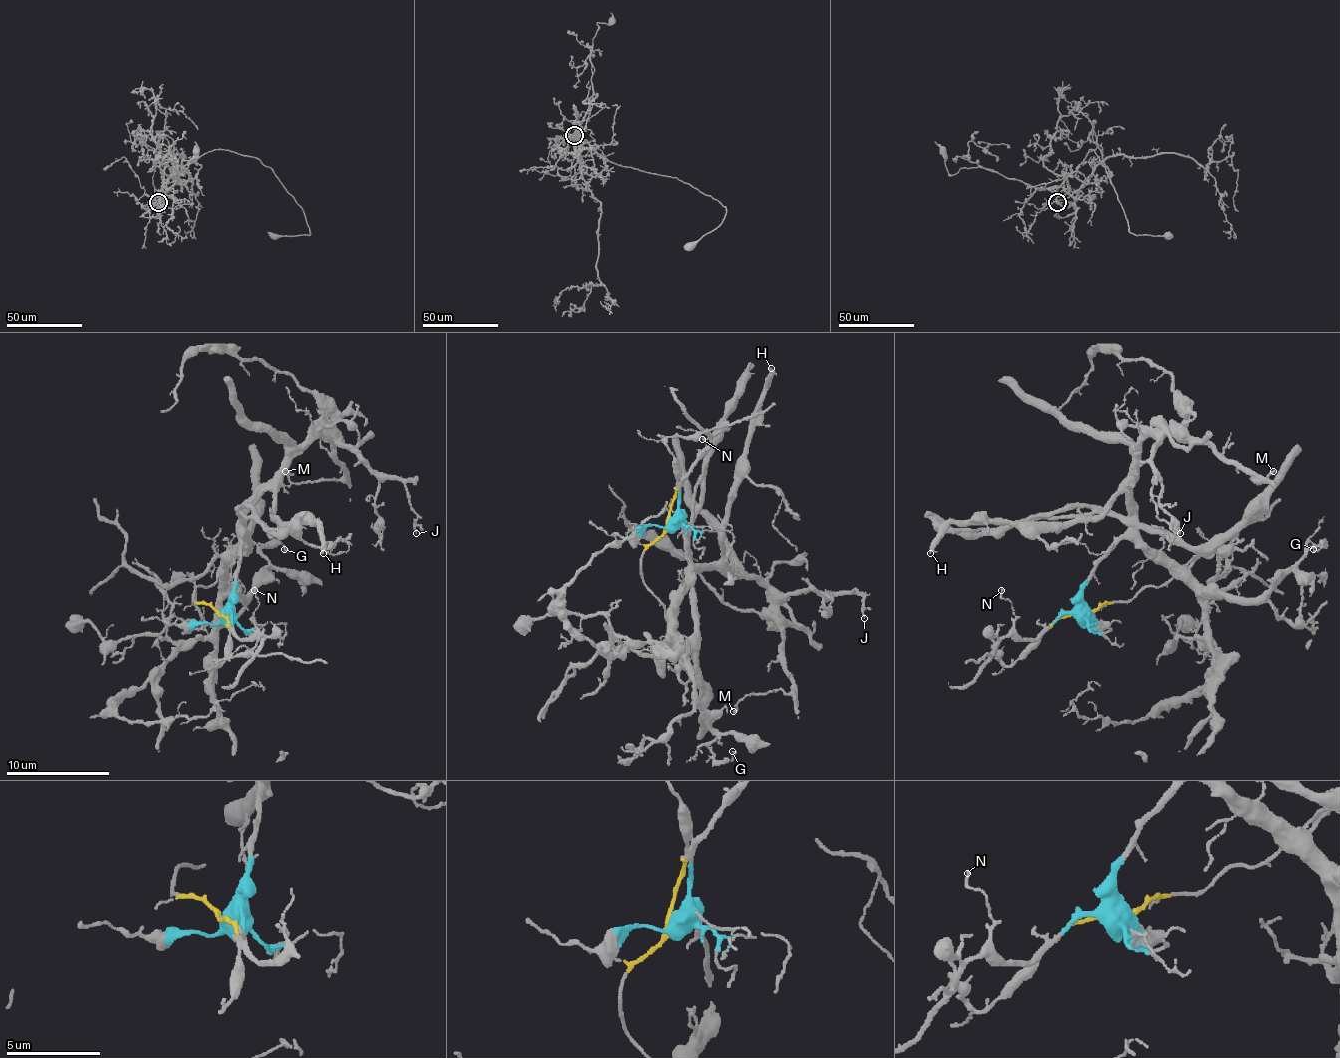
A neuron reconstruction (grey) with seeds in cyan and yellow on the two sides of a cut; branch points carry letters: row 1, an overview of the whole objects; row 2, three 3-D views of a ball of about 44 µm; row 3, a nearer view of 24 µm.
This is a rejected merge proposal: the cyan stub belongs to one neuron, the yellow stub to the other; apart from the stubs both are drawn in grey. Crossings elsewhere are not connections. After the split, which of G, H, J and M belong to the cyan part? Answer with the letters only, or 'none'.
G, H, J, M

